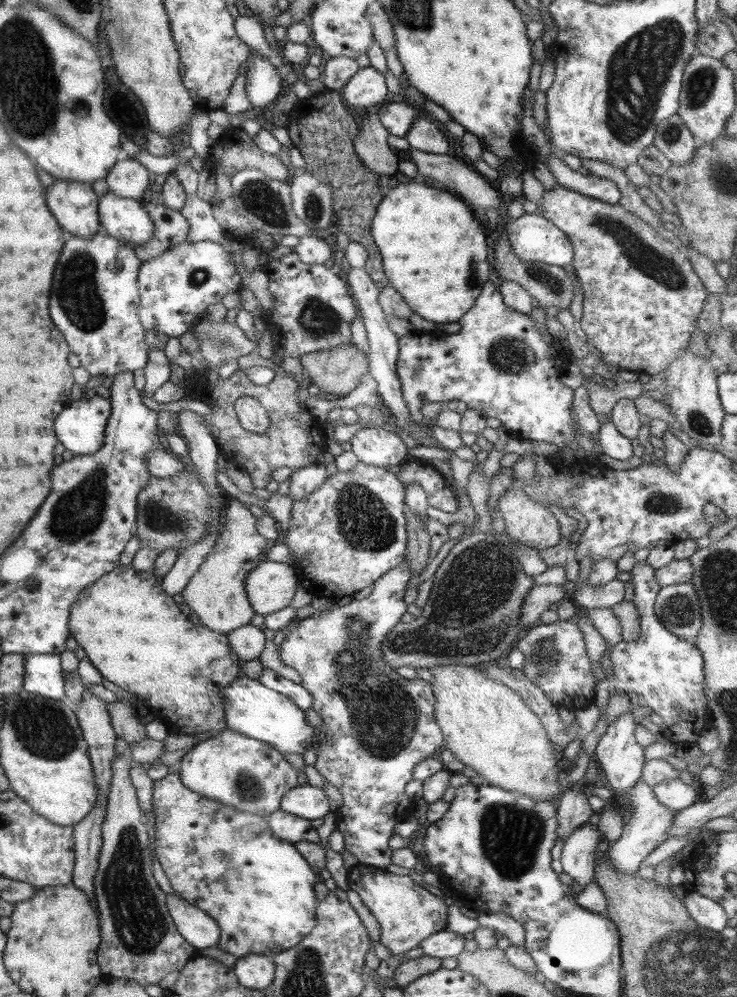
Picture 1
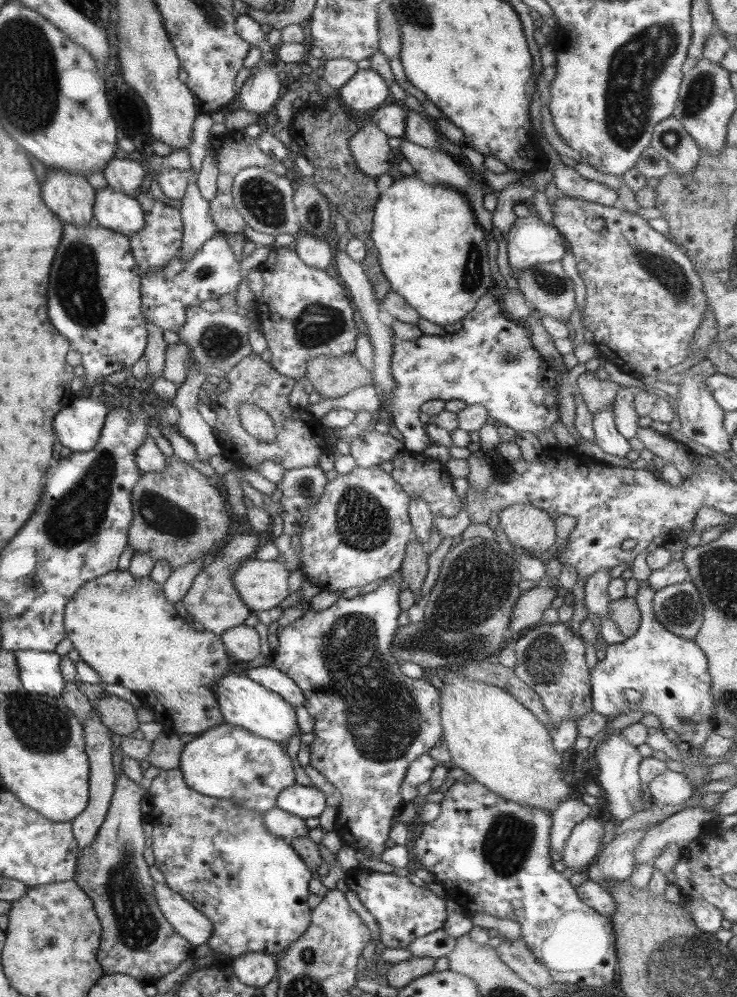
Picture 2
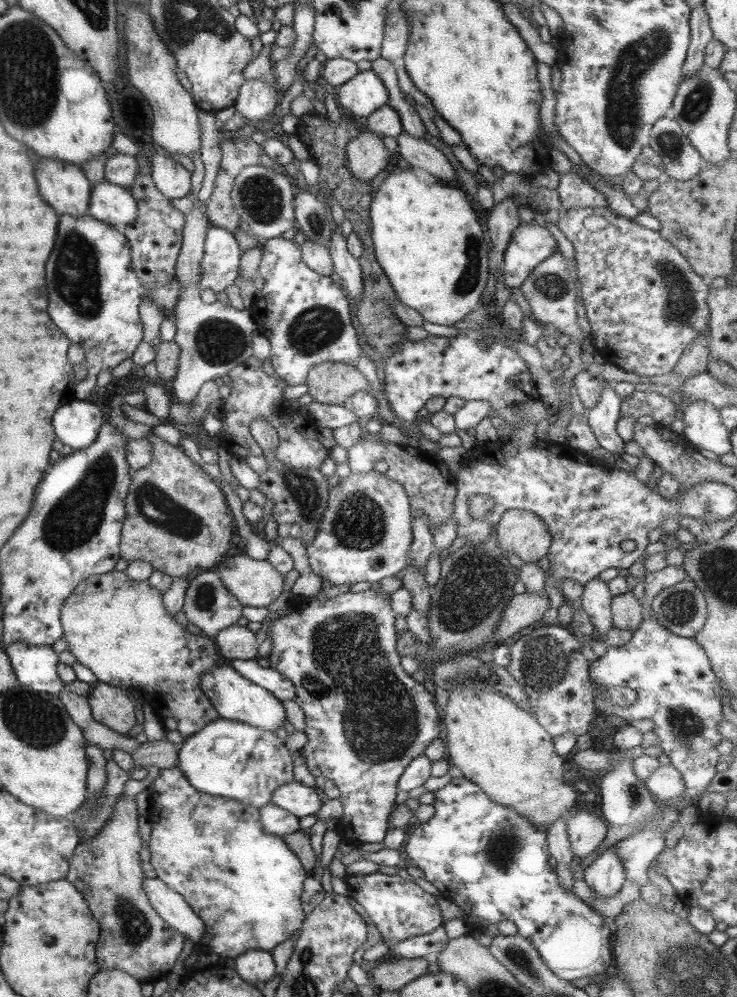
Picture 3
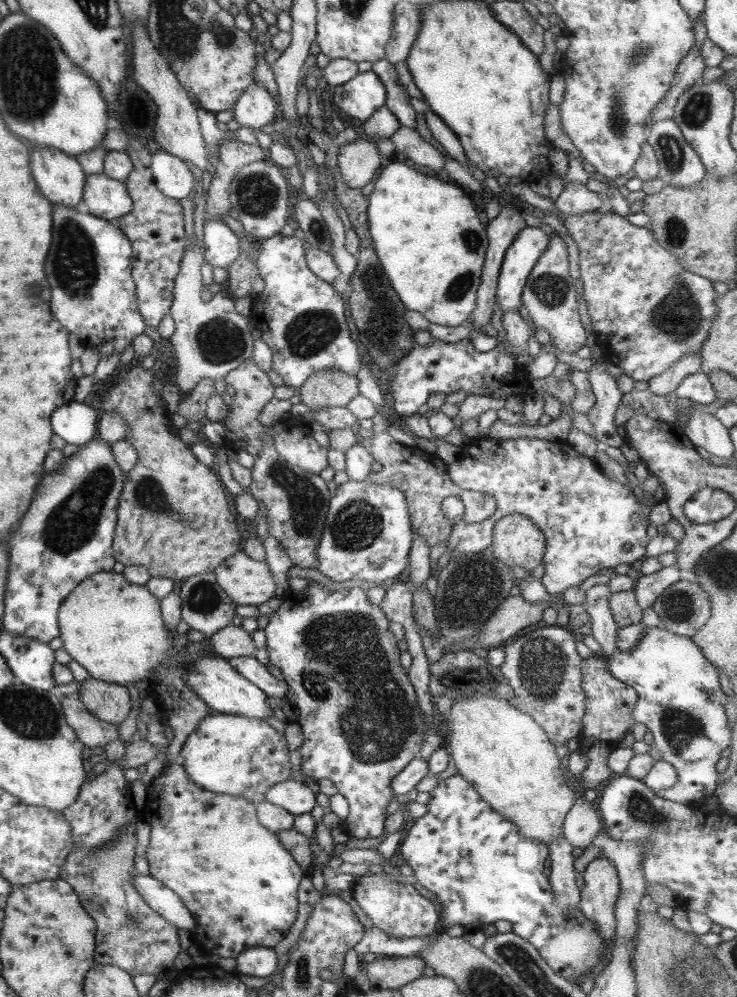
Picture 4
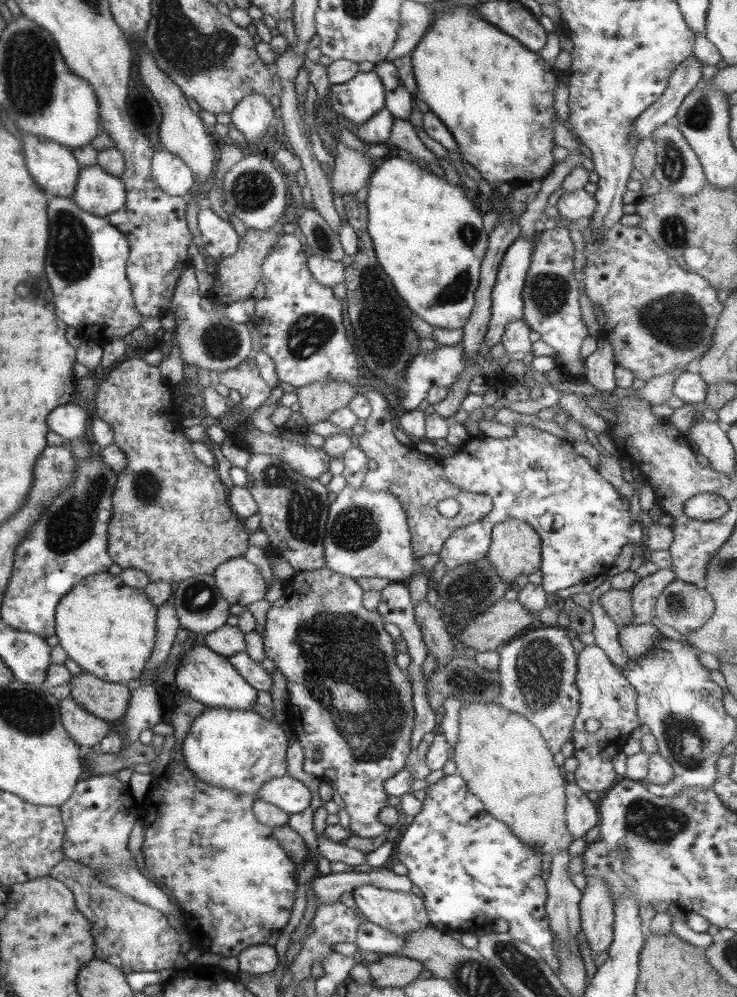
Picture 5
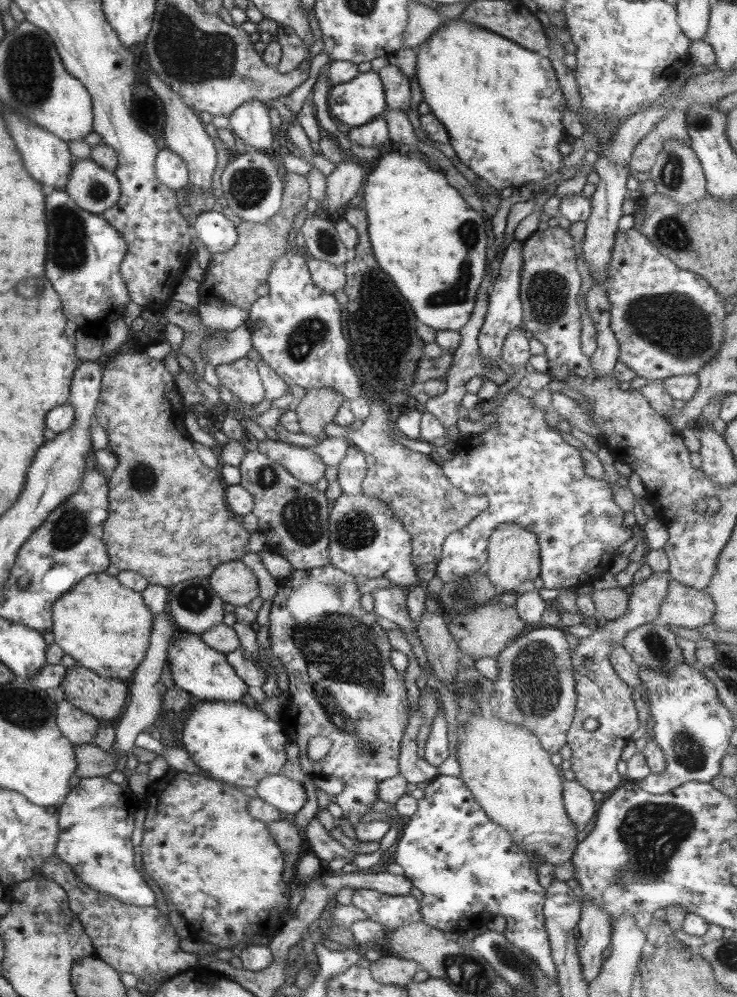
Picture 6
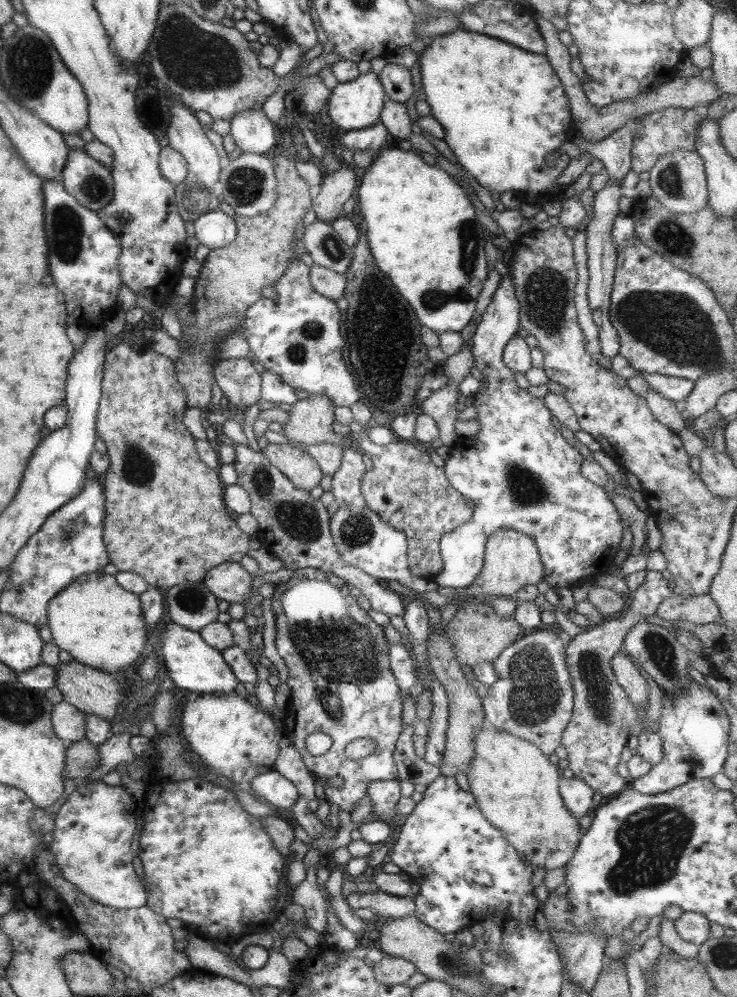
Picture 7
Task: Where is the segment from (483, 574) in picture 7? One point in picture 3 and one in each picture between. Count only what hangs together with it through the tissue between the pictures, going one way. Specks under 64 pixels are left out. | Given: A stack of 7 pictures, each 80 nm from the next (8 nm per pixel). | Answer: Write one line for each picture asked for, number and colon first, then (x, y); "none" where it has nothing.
3: (519, 532)
4: (516, 541)
5: (515, 549)
6: (512, 557)

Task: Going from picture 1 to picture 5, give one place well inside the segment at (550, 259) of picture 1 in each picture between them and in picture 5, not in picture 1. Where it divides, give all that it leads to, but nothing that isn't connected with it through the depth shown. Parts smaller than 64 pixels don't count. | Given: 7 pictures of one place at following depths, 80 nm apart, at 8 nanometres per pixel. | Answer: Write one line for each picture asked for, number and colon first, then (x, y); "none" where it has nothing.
2: (529, 242)
3: (529, 244)
4: (520, 256)
5: (506, 303)

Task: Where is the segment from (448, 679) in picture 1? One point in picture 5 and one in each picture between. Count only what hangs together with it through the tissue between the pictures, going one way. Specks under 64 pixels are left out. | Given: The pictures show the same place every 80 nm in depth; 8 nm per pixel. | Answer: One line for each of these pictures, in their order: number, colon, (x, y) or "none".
2: (500, 744)
3: (501, 748)
4: (502, 753)
5: (502, 758)

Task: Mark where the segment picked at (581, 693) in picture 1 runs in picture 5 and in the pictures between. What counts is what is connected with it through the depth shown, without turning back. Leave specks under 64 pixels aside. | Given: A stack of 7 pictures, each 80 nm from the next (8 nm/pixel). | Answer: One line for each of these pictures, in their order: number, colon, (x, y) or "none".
2: (549, 659)
3: (547, 664)
4: (542, 668)
5: (536, 672)

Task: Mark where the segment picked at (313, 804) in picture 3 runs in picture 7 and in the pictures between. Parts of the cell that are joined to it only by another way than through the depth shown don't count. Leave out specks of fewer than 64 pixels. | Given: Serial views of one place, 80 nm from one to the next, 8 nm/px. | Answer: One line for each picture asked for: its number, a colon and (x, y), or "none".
4: (295, 797)
5: (289, 795)
6: (287, 796)
7: (271, 786)

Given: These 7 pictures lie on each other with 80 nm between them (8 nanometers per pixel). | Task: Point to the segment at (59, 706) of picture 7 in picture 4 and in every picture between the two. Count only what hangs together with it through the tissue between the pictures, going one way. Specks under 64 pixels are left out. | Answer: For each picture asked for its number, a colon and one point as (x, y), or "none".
4: (93, 733)
5: (84, 729)
6: (77, 727)

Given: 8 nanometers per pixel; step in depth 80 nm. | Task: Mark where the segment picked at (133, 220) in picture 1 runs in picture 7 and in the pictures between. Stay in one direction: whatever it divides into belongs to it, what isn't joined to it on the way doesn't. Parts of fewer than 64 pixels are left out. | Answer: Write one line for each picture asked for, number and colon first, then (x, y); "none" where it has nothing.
2: (112, 209)
3: (112, 204)
4: (106, 198)
5: (96, 192)
6: (93, 189)
7: (90, 183)

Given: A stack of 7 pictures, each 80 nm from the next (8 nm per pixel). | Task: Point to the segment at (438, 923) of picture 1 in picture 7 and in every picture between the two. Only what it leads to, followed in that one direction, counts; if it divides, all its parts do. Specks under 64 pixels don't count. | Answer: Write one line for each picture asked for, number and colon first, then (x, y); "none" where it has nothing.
2: (403, 912)
3: (399, 909)
4: (398, 910)
5: (400, 913)
6: (389, 911)
7: (389, 907)

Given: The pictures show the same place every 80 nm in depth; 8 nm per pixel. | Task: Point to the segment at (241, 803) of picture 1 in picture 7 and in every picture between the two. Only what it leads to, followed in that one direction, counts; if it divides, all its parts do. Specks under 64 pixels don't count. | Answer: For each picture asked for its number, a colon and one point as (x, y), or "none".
2: (228, 762)
3: (227, 758)
4: (235, 755)
5: (236, 749)
6: (234, 744)
7: (235, 739)

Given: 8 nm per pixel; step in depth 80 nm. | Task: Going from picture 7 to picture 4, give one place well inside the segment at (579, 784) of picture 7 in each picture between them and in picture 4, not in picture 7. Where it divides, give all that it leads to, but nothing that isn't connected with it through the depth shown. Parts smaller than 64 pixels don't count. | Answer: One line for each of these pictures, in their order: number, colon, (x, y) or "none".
4: (581, 824)
5: (580, 813)
6: (579, 807)

